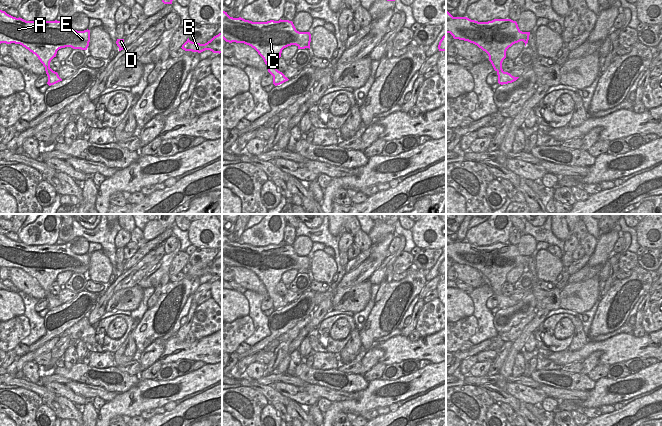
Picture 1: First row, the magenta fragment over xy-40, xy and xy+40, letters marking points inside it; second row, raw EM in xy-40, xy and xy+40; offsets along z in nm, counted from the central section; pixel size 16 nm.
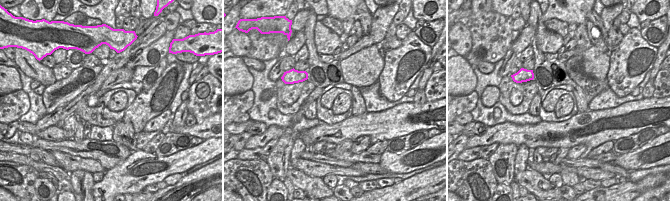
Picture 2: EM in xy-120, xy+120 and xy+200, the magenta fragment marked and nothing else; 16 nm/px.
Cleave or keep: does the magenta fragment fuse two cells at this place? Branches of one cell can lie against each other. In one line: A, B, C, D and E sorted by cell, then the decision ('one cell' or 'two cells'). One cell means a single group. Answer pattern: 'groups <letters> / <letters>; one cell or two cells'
groups A B C D E; one cell

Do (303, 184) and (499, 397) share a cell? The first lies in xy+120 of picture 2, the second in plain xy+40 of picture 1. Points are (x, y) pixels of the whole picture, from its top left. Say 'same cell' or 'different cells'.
same cell

